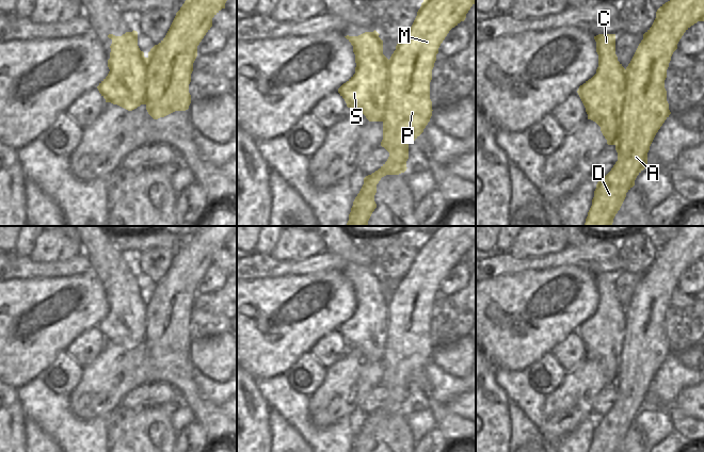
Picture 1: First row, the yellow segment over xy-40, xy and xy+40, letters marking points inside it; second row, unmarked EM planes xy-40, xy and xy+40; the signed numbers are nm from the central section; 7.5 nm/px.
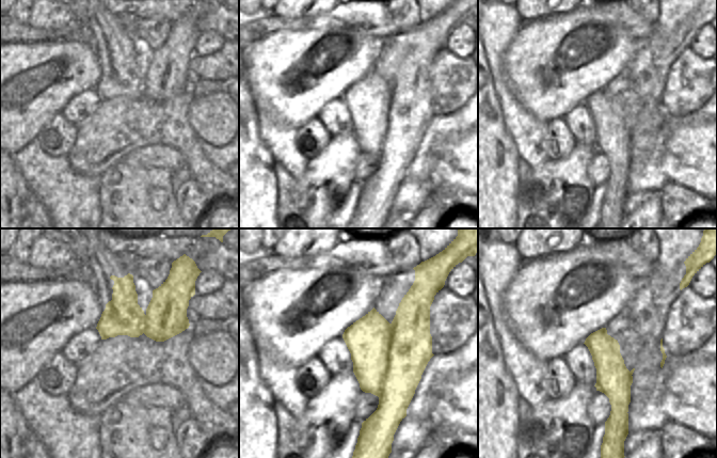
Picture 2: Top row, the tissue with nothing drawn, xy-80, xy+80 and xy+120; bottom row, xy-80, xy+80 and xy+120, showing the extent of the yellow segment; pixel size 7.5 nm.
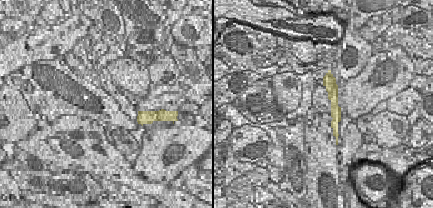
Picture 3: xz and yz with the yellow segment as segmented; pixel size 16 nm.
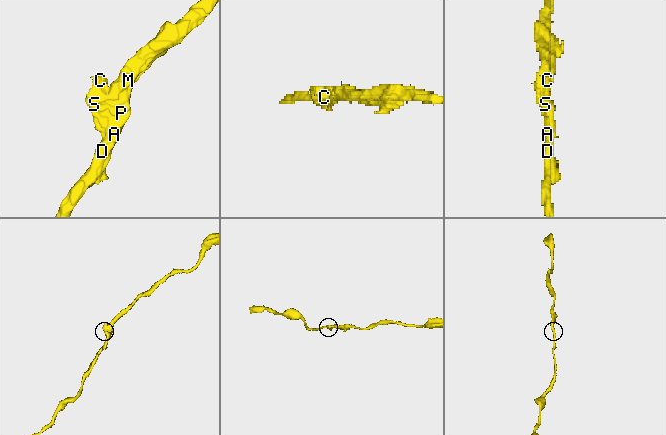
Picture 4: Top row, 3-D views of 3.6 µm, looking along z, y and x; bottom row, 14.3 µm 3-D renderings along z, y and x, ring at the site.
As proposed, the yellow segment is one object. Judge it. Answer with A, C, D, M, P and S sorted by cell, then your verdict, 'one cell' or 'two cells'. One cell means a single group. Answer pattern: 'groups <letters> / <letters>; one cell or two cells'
groups A D M P / C S; two cells

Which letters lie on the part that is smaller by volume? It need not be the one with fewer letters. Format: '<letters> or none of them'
C, S

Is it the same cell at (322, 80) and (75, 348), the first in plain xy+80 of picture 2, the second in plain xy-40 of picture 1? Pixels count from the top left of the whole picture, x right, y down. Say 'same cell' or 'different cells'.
different cells

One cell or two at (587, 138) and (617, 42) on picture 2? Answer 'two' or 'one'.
two

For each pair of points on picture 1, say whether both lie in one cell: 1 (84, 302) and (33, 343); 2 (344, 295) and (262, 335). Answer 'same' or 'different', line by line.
1: same
2: same

